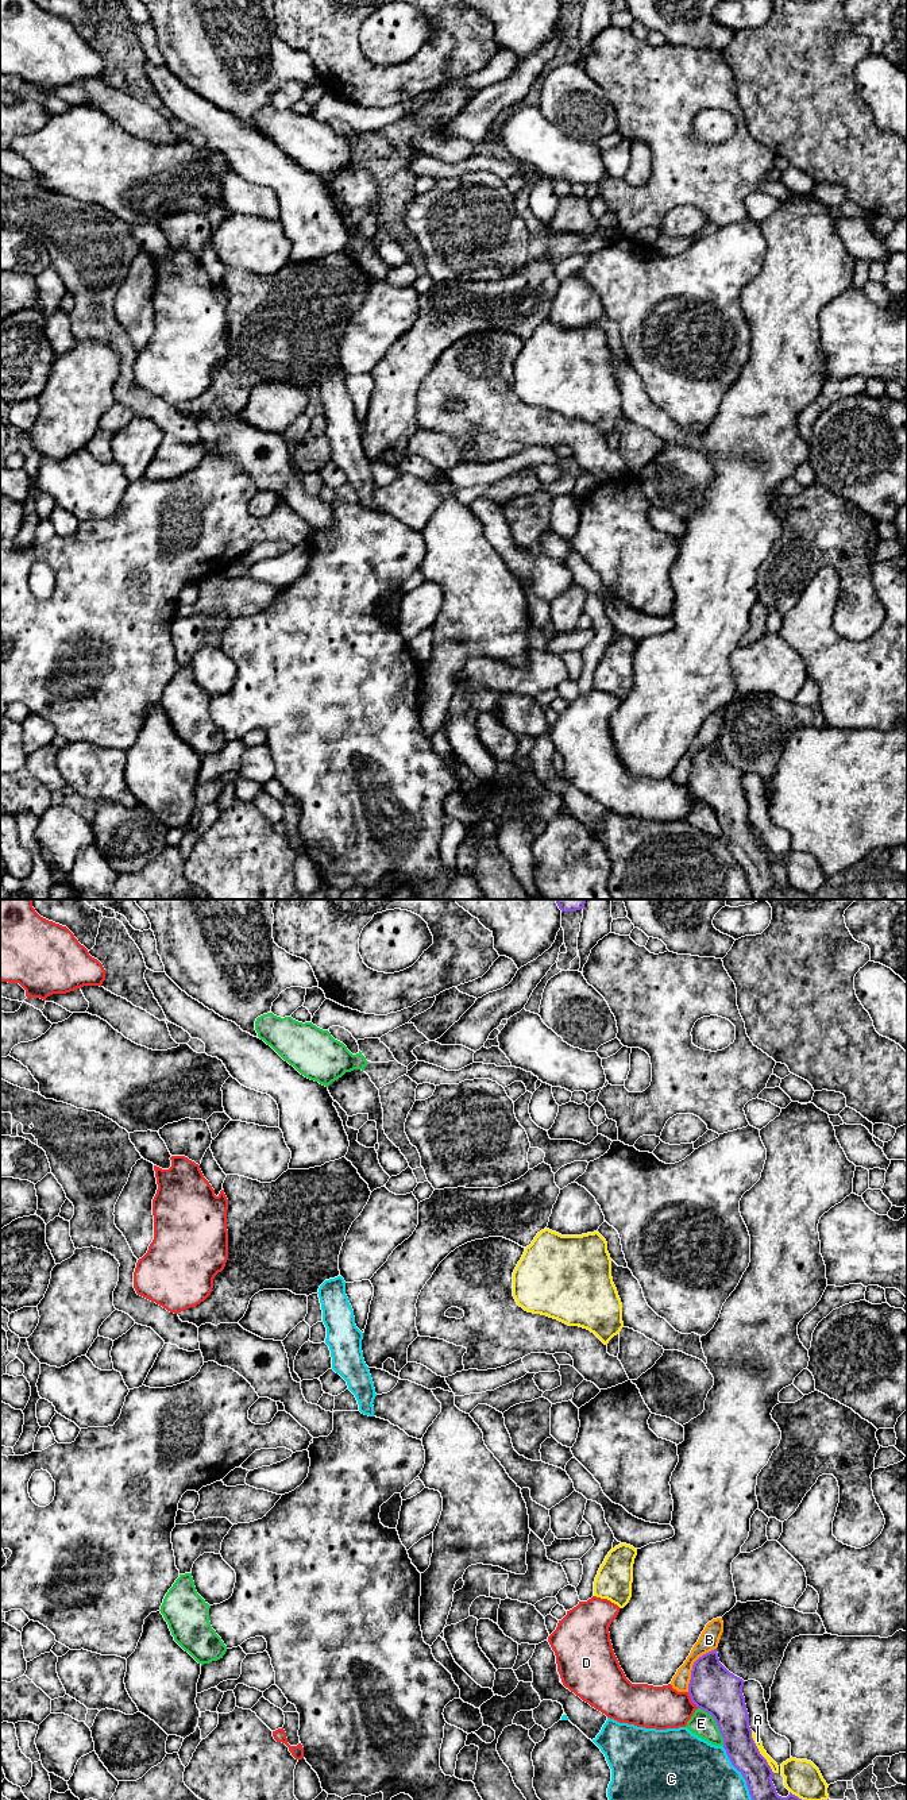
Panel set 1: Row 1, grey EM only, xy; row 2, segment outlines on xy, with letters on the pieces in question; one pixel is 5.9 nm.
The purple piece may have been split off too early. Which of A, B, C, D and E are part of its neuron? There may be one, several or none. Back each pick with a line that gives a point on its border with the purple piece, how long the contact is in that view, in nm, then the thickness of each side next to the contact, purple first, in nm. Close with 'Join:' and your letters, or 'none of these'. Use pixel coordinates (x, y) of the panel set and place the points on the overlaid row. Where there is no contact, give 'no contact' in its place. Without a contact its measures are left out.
Join: none of these

